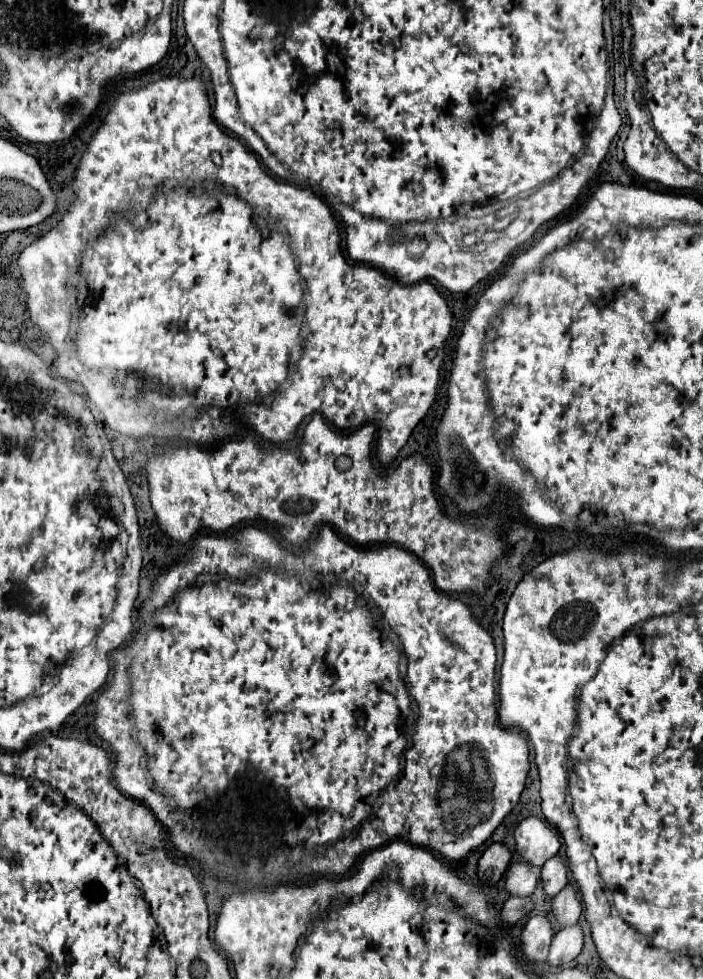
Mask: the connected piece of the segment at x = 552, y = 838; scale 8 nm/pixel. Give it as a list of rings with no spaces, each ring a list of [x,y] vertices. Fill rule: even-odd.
[[[537,817],[523,819],[515,829],[515,849],[521,859],[533,867],[543,867],[543,863],[557,855],[561,843],[555,829]]]

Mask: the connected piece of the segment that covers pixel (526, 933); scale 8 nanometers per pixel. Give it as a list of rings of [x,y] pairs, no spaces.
[[[537,915],[527,921],[521,931],[521,951],[529,961],[545,961],[549,943],[553,939],[553,927],[547,915]]]

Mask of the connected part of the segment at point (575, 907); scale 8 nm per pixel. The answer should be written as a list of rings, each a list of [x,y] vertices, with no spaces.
[[[567,885],[551,901],[551,913],[555,915],[555,919],[559,921],[561,927],[571,927],[573,923],[577,923],[581,911],[583,911],[581,901],[579,901],[579,897],[577,897],[577,893],[575,893],[575,889],[571,885]]]

